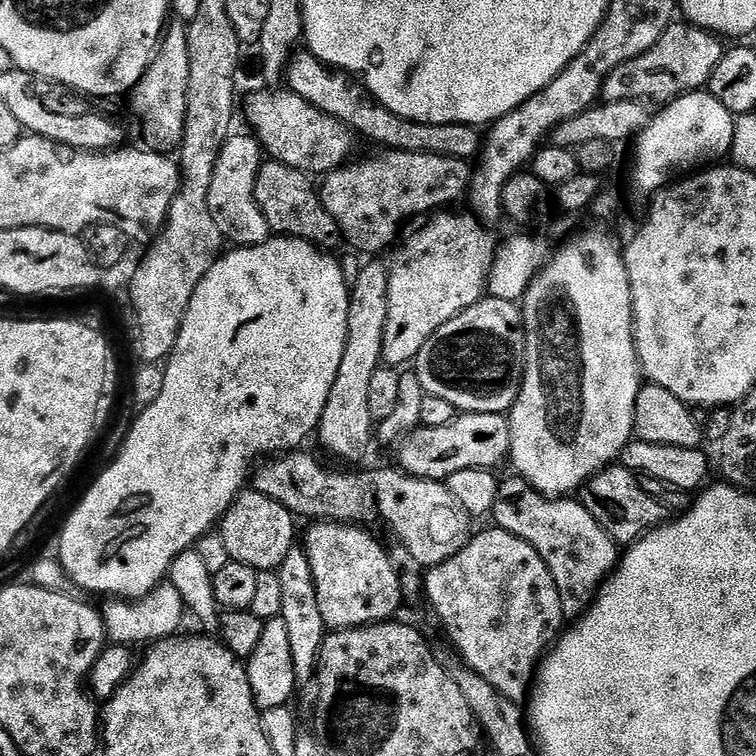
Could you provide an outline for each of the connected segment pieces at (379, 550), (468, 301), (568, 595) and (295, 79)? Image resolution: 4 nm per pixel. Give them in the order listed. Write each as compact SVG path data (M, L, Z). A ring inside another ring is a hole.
M316 522L313 525L305 536L303 533L302 547L308 555L310 570L314 574L314 590L318 590L318 606L322 609L325 629L364 628L368 624L393 619L400 608L400 600L402 601L402 576L401 573L396 573L387 550L368 533L371 531L355 524Z
M444 210L423 224L424 228L406 237L396 249L393 247L392 257L386 260L388 309L382 354L388 366L411 365L422 346L450 318L484 299L488 271L496 257L498 240L470 214L455 216L452 210Z
M500 480L500 489L490 513L495 527L506 530L534 546L554 574L562 598L562 610L569 621L584 615L600 591L601 584L612 575L622 555L615 540L598 526L594 514L581 506L576 498L553 498L535 492L525 480Z
M300 50L289 59L286 69L287 91L298 94L298 98L306 98L310 106L322 110L322 114L330 114L347 124L353 133L365 136L372 144L380 144L381 149L406 154L438 154L442 158L458 158L475 161L482 147L482 132L471 124L427 124L402 118L390 110L386 110L379 100L372 98L359 79L347 72L333 71L319 58L307 50Z

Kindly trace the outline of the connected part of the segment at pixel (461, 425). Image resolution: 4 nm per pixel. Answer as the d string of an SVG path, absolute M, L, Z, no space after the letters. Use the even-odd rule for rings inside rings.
M466 412L458 414L446 426L415 428L409 436L399 441L399 467L405 472L427 480L447 481L450 474L471 468L495 469L495 464L505 463L512 451L508 416L503 412Z

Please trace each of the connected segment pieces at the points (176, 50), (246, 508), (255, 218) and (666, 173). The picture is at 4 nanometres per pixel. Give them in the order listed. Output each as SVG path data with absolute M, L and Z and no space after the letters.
M183 23L167 25L155 56L141 78L130 91L132 112L140 119L144 131L143 143L152 146L155 140L165 140L172 146L184 138L186 114L188 113L188 83L190 82L190 54L188 53L188 30Z
M244 490L220 519L218 535L225 543L231 561L237 560L261 572L270 572L279 569L282 558L286 558L297 543L296 524L297 517L286 510L286 506L274 502L274 498L266 498L266 494L255 490Z
M251 134L245 136L229 135L227 142L218 154L218 164L214 166L214 178L210 181L208 206L214 226L218 226L221 237L229 240L229 245L249 248L270 239L270 229L258 202L254 198L254 182L258 178L260 165L266 156L260 147L260 141Z
M701 90L680 96L657 112L660 113L657 116L655 113L649 119L635 141L636 161L632 164L632 184L638 191L655 194L681 174L691 173L709 162L719 161L716 160L719 156L724 158L729 155L735 119L732 112L726 110L726 106L722 106L722 102L718 102L711 92Z

